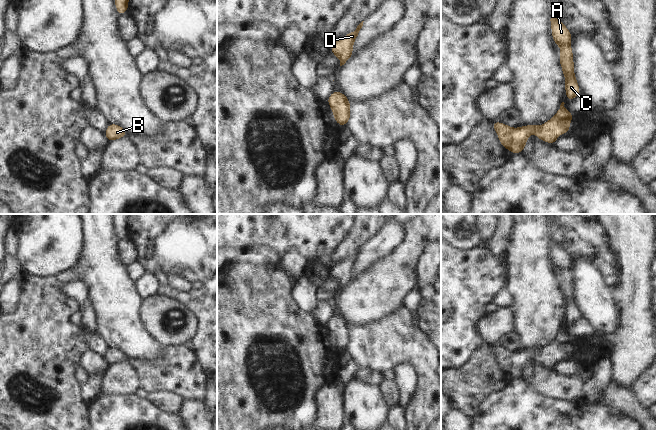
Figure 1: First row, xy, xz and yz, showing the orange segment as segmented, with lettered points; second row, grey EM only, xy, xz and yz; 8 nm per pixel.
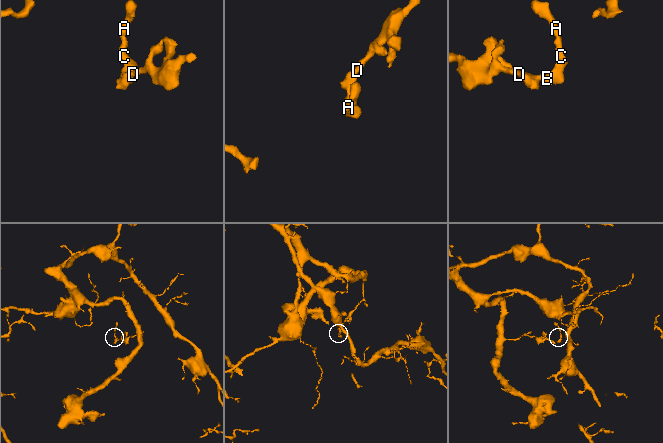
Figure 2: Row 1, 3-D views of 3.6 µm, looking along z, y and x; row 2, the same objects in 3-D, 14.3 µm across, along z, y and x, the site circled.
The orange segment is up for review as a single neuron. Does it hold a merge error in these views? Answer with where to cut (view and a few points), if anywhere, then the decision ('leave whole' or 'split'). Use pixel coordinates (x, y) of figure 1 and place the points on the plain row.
no cut; leave whole

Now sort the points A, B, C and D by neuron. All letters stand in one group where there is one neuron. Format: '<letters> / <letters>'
A B C D

